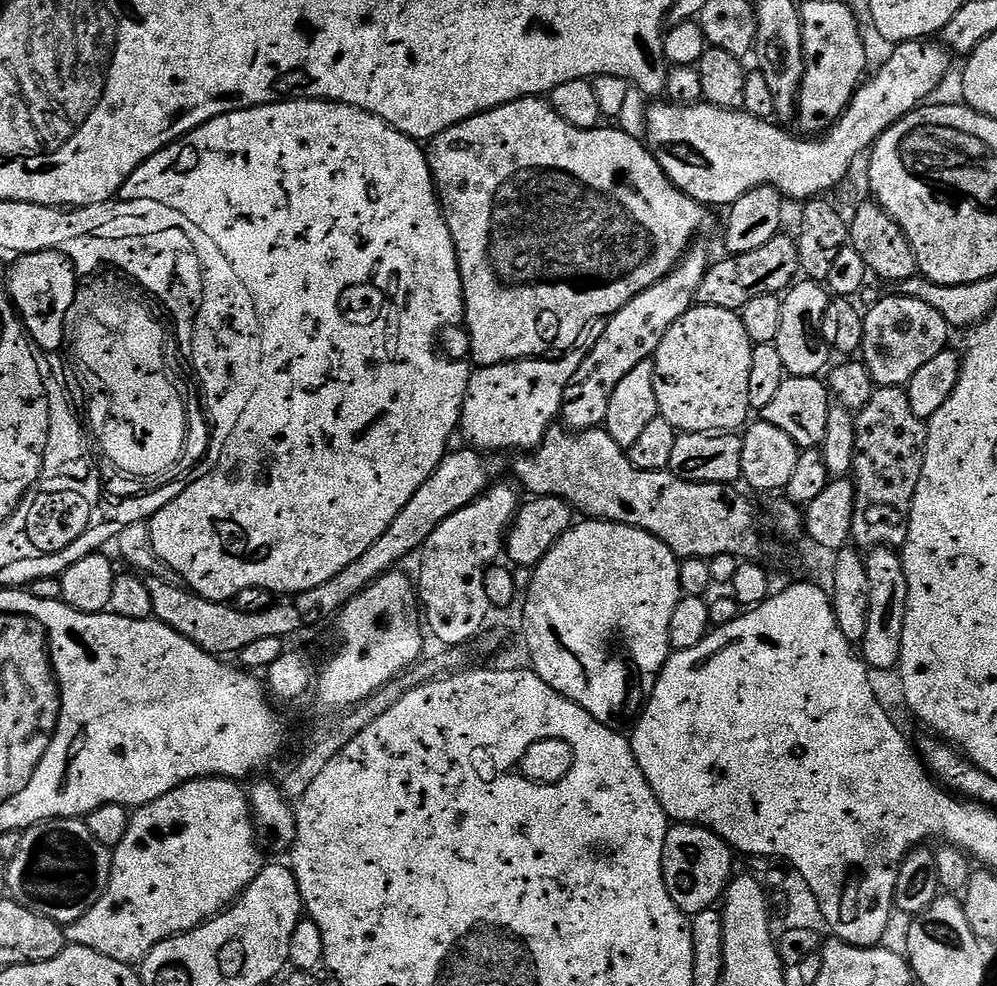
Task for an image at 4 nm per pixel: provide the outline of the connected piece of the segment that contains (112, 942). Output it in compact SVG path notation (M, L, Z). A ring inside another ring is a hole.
M201 776L199 780L186 780L170 790L170 794L162 794L162 798L135 809L126 838L113 851L110 882L102 898L78 922L64 928L65 941L98 950L98 954L106 954L114 962L136 966L158 942L194 930L233 904L250 882L258 878L266 863L266 857L256 845L258 833L245 789L240 788L243 787L234 780Z

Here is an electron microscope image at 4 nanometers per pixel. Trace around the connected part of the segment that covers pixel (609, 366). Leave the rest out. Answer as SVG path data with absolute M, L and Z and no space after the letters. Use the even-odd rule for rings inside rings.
M693 246L669 276L650 286L650 290L642 290L638 298L626 302L622 310L607 317L606 332L585 356L582 366L566 386L562 420L569 429L585 432L587 428L603 425L606 410L610 410L610 394L614 394L618 382L622 382L638 362L655 357L662 338L666 338L666 330L693 308L696 291L698 286L702 286L702 278L706 278L709 267L707 250Z

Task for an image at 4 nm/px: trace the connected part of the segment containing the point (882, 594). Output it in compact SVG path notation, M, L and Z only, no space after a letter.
M873 548L865 559L867 577L870 578L870 610L866 634L862 641L862 659L869 669L895 669L902 650L902 626L906 626L906 570L899 551Z

